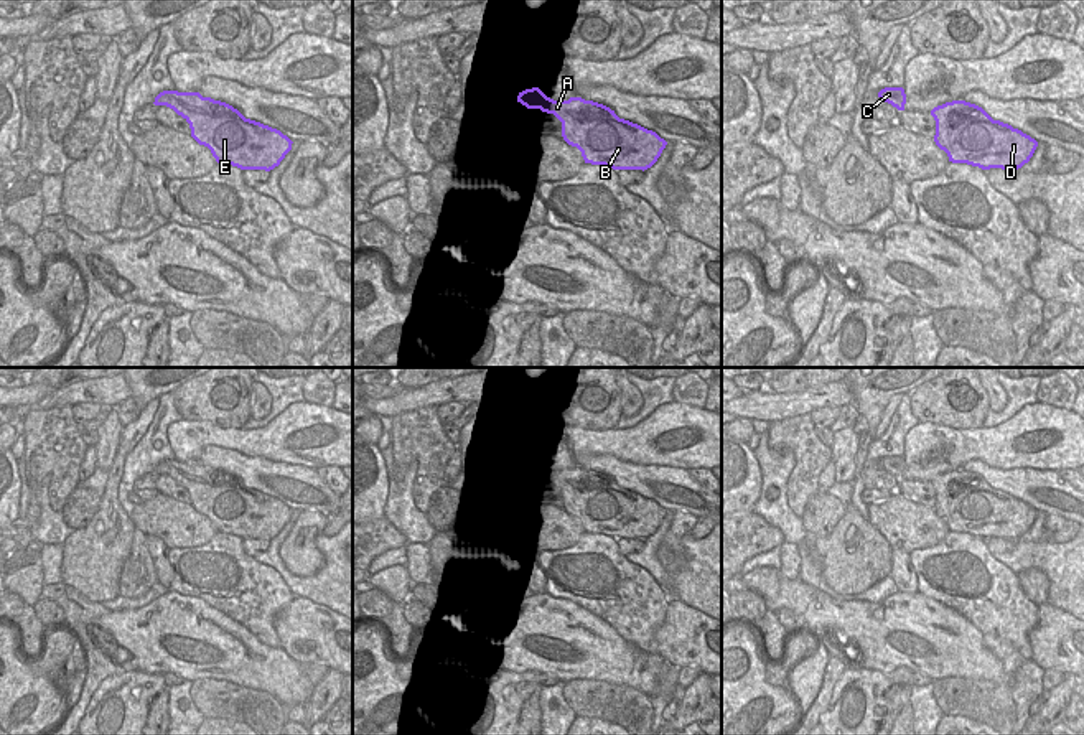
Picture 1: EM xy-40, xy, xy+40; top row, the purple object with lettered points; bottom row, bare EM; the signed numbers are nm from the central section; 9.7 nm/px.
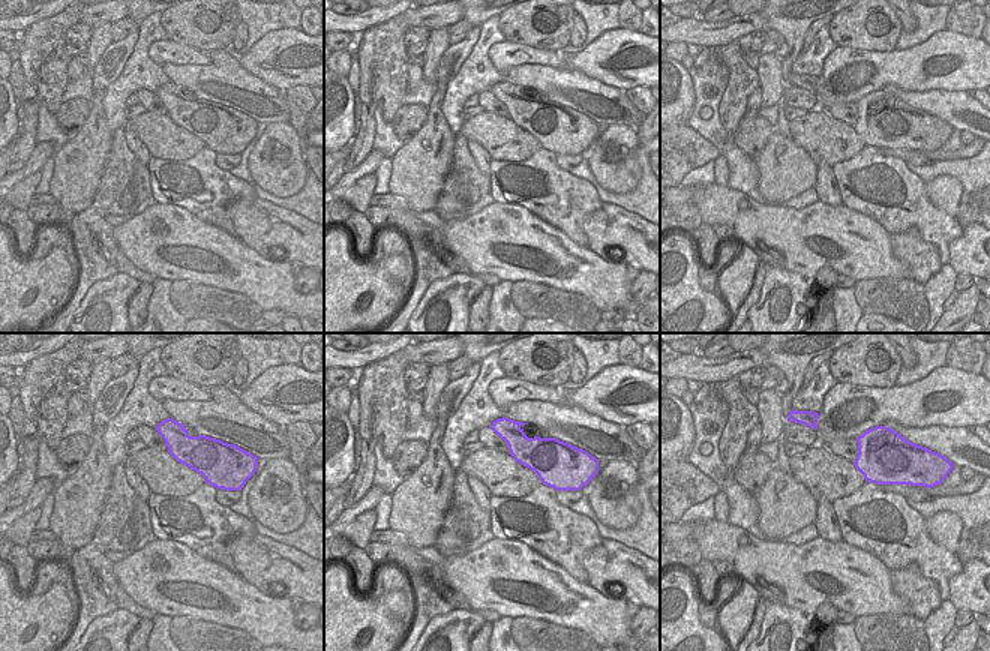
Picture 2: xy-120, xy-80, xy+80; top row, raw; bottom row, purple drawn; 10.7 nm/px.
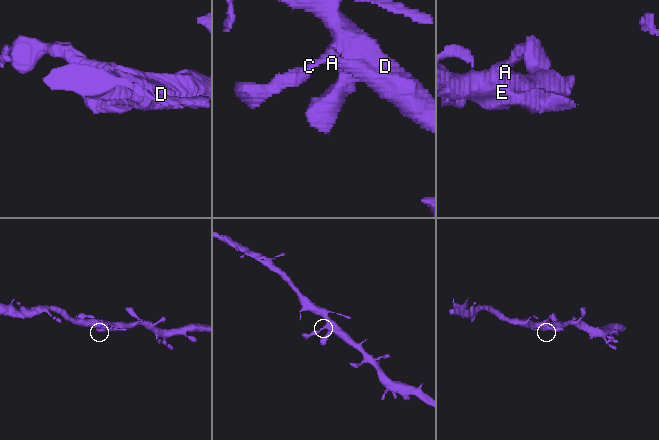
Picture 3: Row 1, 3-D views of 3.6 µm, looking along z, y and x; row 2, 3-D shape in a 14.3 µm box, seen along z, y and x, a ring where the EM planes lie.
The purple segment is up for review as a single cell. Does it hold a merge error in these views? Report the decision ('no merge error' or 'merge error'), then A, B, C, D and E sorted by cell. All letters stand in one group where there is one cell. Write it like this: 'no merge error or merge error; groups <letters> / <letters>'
no merge error; groups A B C D E

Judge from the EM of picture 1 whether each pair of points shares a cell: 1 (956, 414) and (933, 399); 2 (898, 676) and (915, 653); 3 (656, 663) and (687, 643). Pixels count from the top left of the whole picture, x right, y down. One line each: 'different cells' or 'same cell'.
1: same cell
2: different cells
3: different cells

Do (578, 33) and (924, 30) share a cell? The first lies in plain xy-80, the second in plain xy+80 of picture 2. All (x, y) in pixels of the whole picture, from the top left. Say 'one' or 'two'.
two

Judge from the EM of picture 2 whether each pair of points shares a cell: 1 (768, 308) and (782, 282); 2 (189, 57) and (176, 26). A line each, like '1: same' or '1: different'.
1: same
2: different

